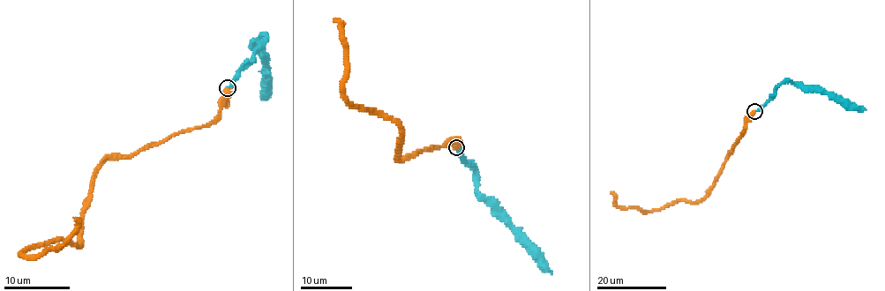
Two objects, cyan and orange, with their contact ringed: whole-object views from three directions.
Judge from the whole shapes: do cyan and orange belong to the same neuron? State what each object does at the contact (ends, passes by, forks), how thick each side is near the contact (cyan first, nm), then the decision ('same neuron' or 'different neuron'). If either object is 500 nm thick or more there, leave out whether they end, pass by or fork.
cyan ends; orange ends; calibres 320 and 440 nm; same neuron

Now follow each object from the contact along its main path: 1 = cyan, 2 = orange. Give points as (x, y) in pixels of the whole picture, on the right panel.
1: (754, 111), (768, 101), (778, 85), (787, 81), (815, 85), (843, 101), (866, 109)
2: (754, 111), (729, 151), (716, 181), (698, 201), (681, 200), (644, 211), (618, 206), (611, 191)

